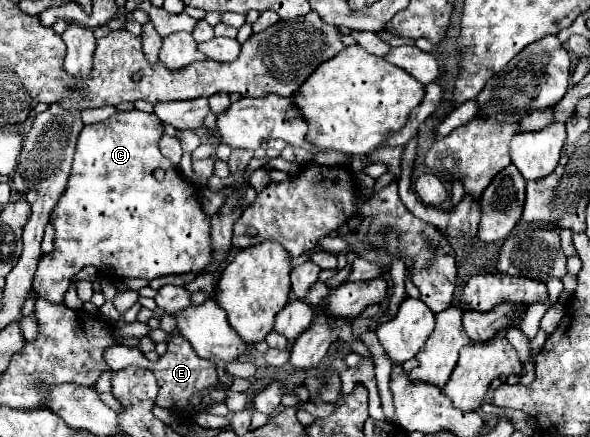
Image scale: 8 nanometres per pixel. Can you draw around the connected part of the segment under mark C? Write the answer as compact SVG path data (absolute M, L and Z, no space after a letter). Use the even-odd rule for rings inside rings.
M117 111L105 121L87 125L77 139L75 161L69 175L65 193L59 197L59 203L53 209L51 223L55 227L55 249L47 261L39 261L35 271L33 289L43 299L53 303L63 303L63 297L69 289L71 277L75 277L85 265L95 265L103 275L111 273L115 279L135 279L135 277L161 277L171 273L199 273L211 265L211 237L209 237L209 217L203 213L197 187L193 183L181 181L179 177L169 177L175 171L175 165L161 155L159 139L163 127L155 113L143 111ZM163 169L165 179L159 183L153 177L153 171Z

